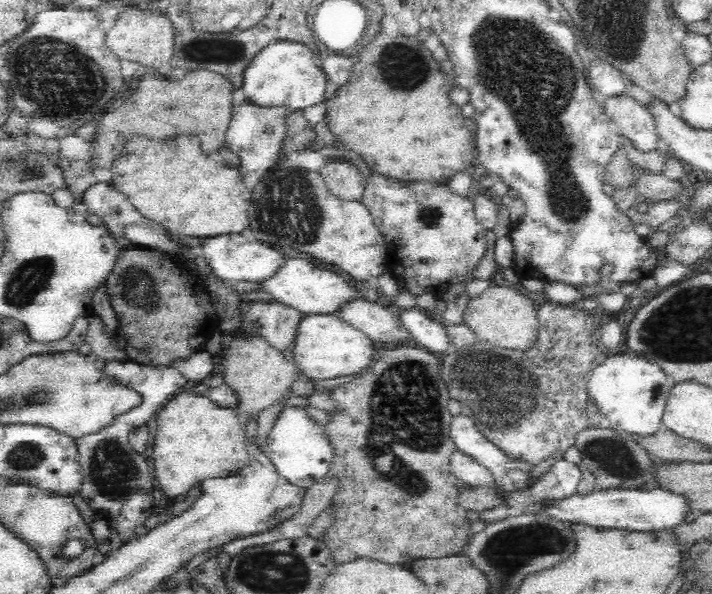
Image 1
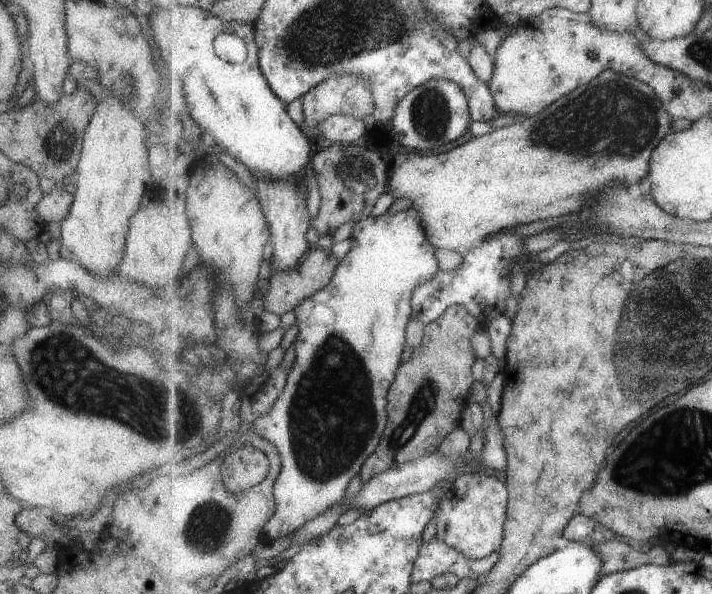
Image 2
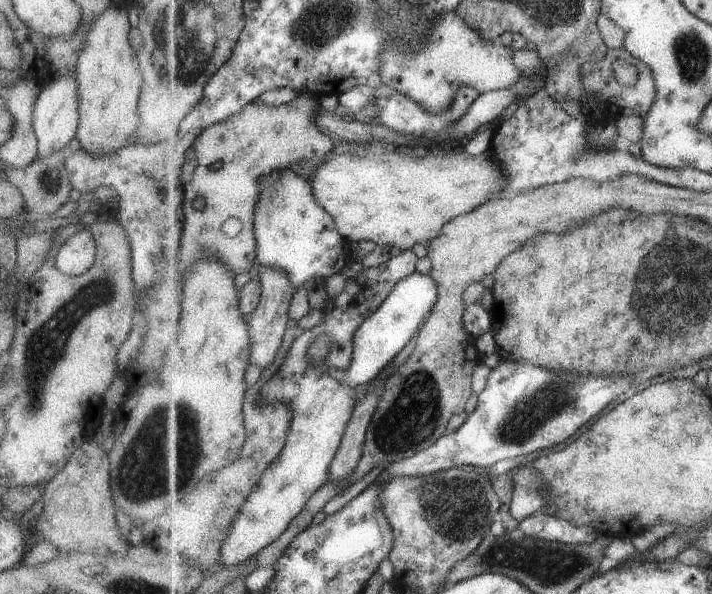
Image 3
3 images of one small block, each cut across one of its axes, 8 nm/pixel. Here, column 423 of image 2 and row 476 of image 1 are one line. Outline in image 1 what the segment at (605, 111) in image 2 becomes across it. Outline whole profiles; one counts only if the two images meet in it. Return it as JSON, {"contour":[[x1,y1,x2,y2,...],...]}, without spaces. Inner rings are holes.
{"contour":[[188,391,179,392,158,412,156,418,157,431,154,436,153,453,154,474,156,482,160,484,163,494,176,498,186,496,194,484,201,485,204,480,210,478,226,477,241,470,249,460,249,452,246,447,246,434,244,425,238,419,238,412,234,409,226,409,212,401,208,394,195,394]]}

